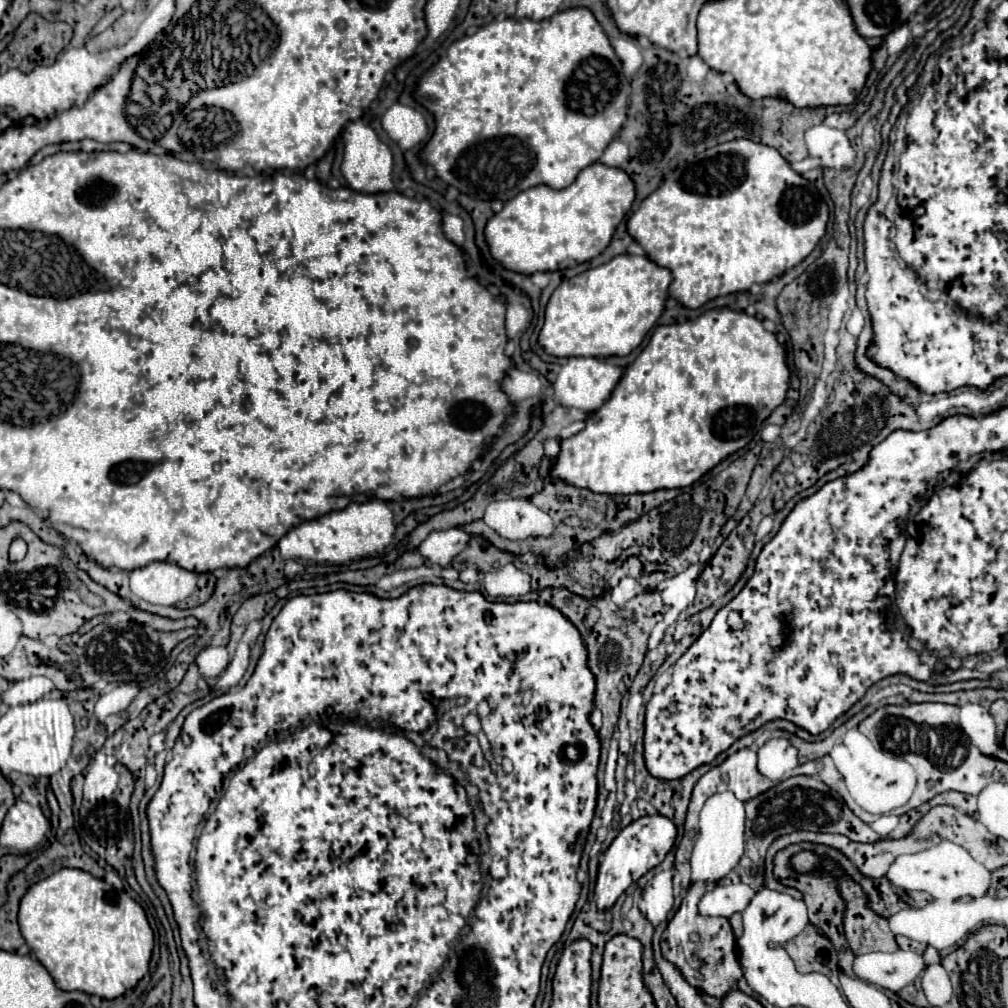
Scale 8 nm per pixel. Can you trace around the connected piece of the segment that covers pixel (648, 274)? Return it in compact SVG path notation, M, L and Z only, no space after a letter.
M621 254L611 262L563 280L545 308L545 324L537 342L551 356L627 356L635 350L663 312L671 272L647 256Z

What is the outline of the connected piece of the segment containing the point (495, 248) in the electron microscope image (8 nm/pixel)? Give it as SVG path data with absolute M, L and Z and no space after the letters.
M595 162L579 172L575 182L563 190L553 190L549 186L533 186L519 192L515 198L505 202L503 210L493 214L485 226L485 240L491 256L511 272L535 274L535 272L553 272L573 268L581 262L587 262L599 256L611 242L611 236L623 216L629 212L631 202L635 200L633 180L619 168L609 168L601 162Z

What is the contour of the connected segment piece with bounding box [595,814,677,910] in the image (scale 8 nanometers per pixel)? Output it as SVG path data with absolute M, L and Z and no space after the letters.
M643 816L635 822L631 822L627 828L621 830L621 834L611 842L609 850L603 854L603 860L599 864L599 876L595 884L595 902L599 910L607 910L615 904L615 900L633 884L637 882L645 872L655 868L663 862L665 854L675 844L675 824L665 816Z

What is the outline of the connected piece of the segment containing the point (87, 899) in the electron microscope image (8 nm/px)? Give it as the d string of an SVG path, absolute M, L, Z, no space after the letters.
M61 868L45 880L39 880L23 894L17 920L33 956L47 968L57 988L61 990L81 990L85 994L113 1000L123 996L149 972L153 930L147 922L143 908L125 892L117 892L113 886L91 876L89 872L77 868Z

